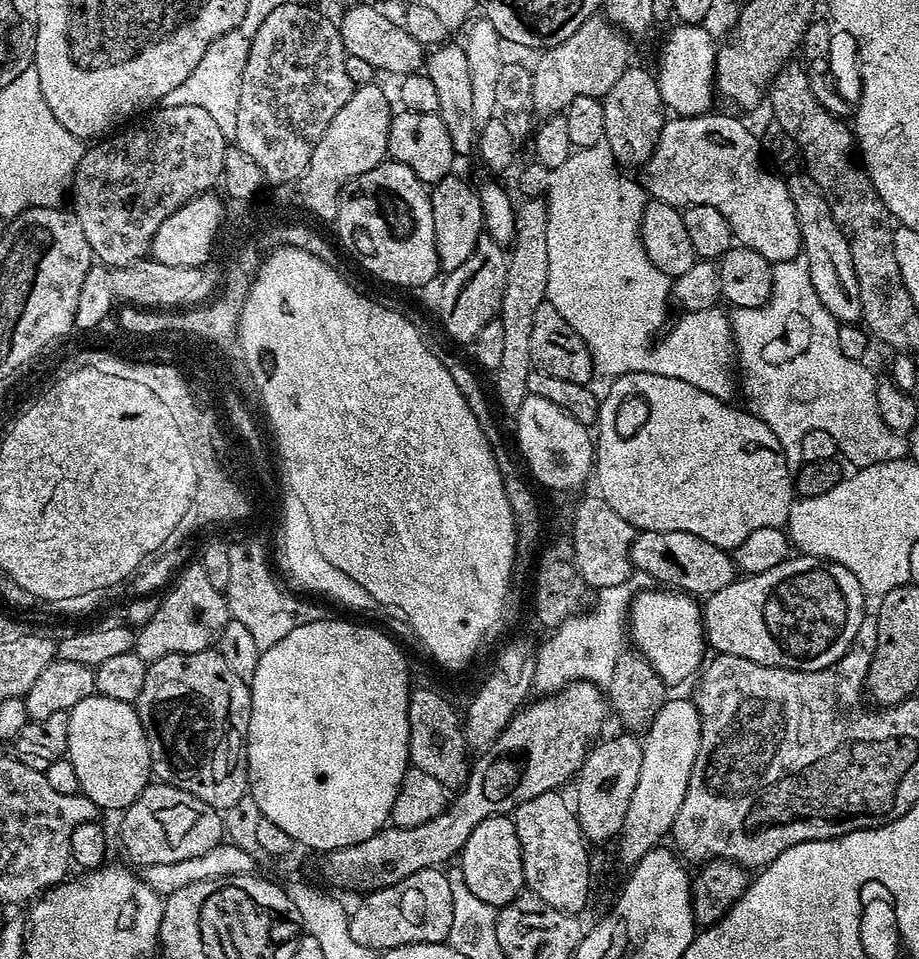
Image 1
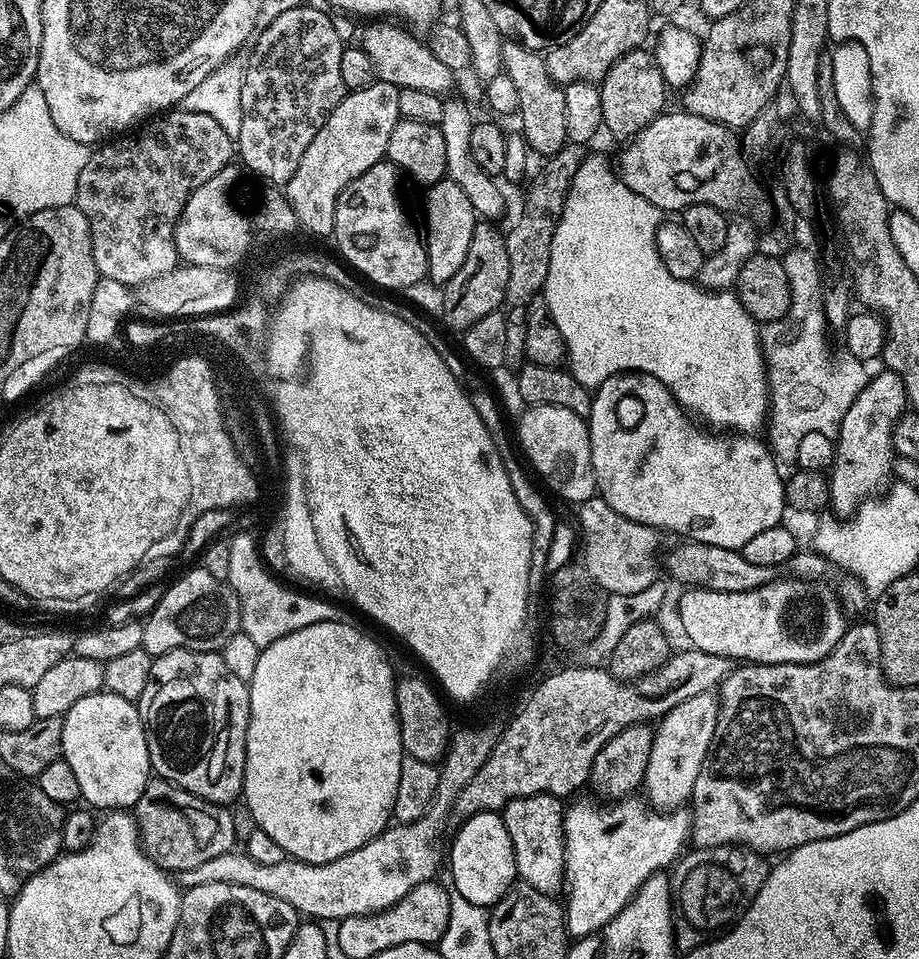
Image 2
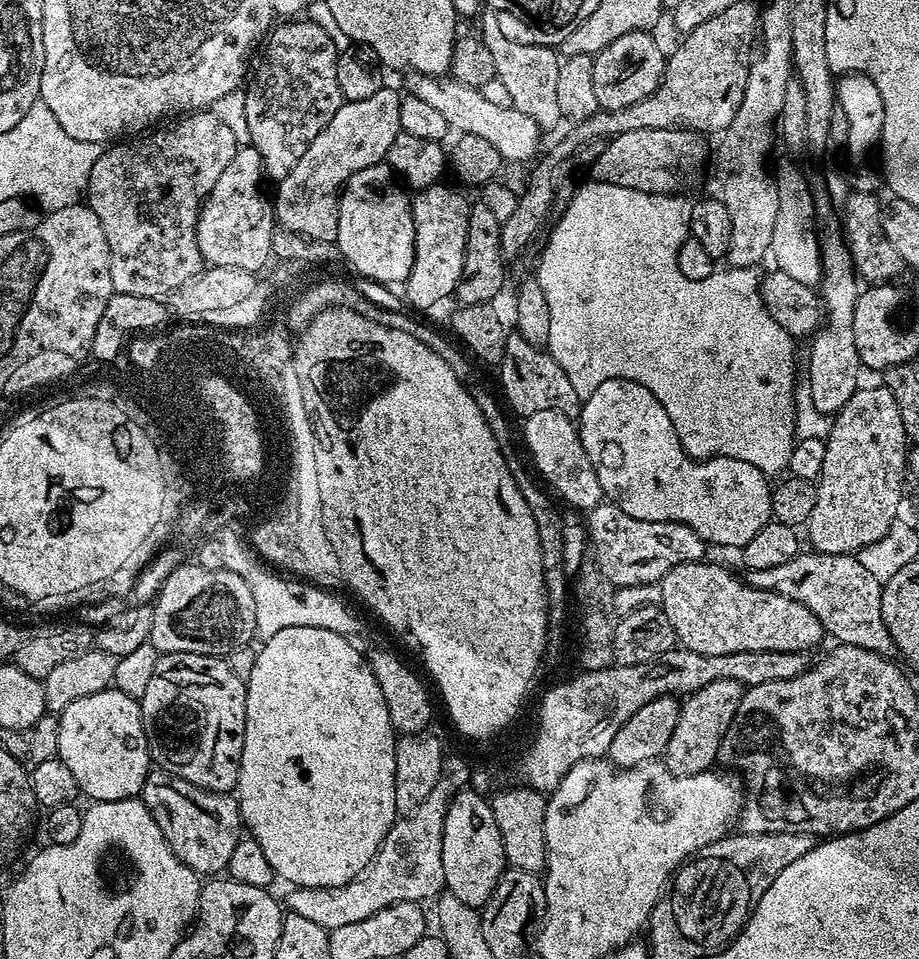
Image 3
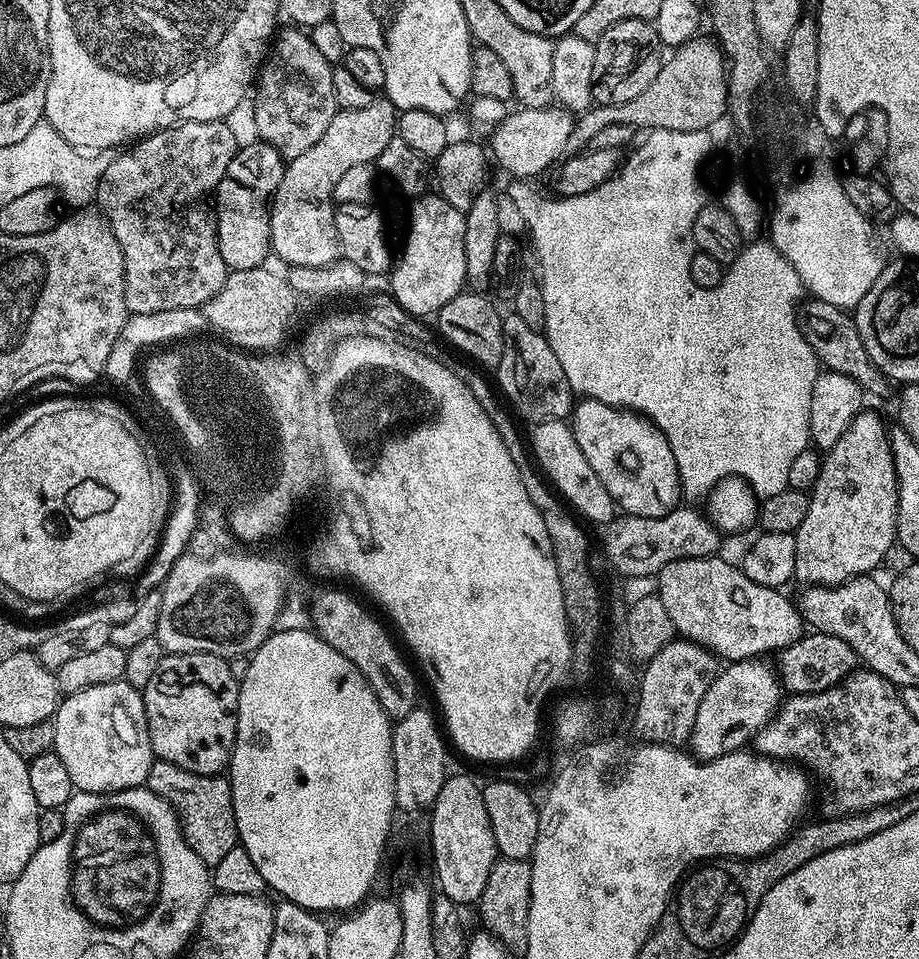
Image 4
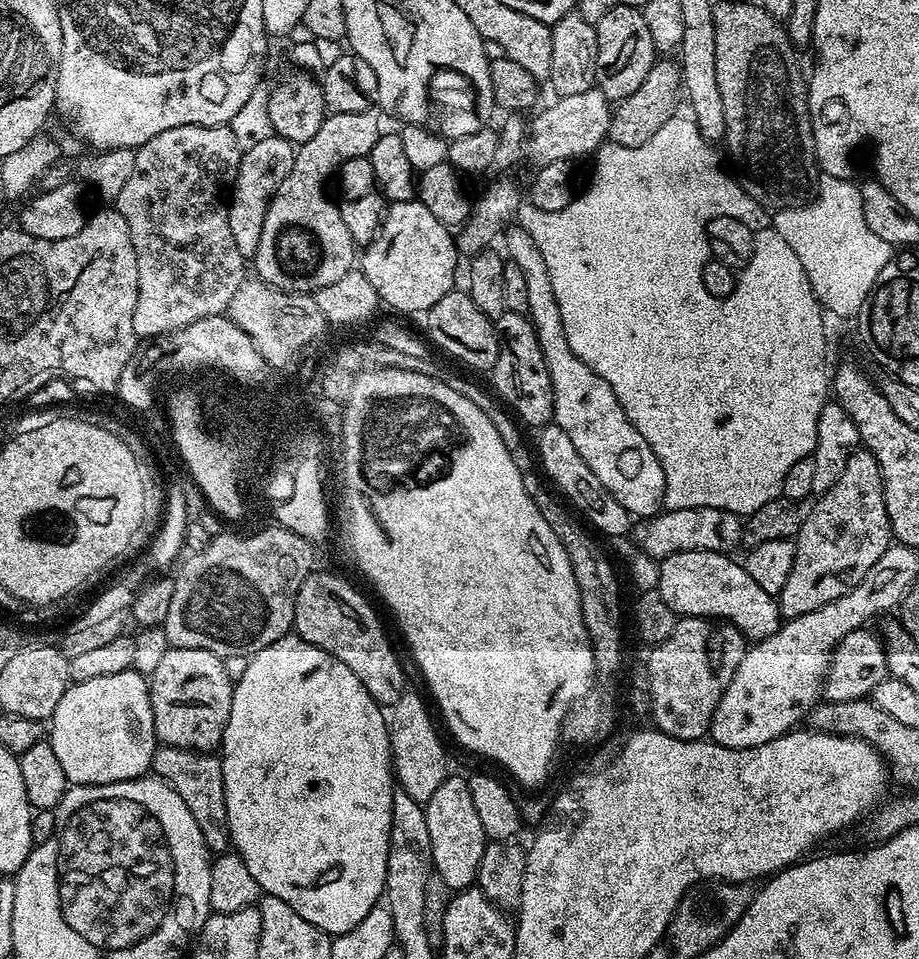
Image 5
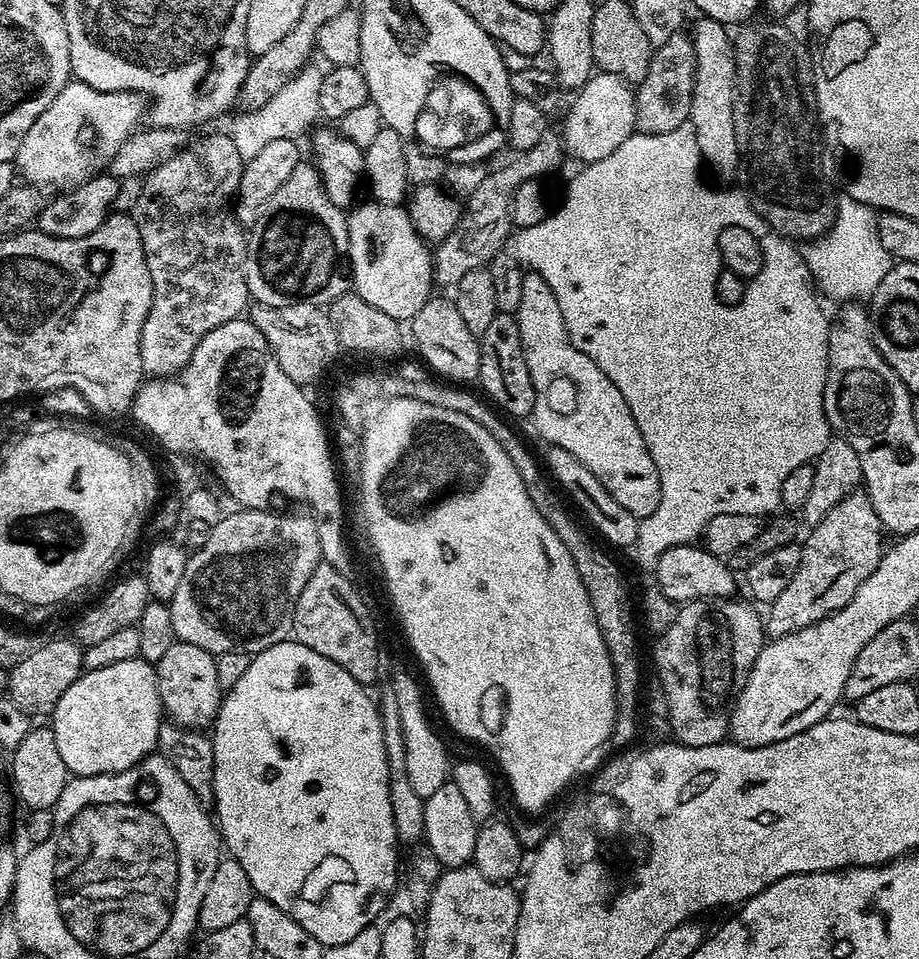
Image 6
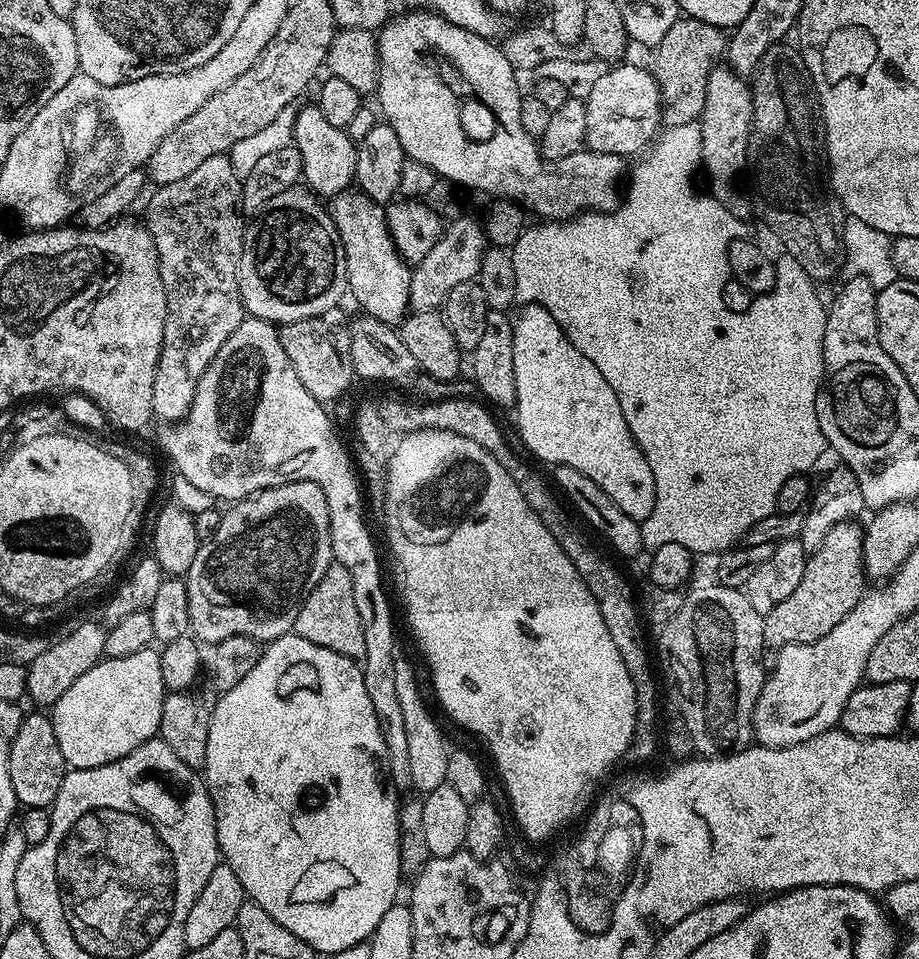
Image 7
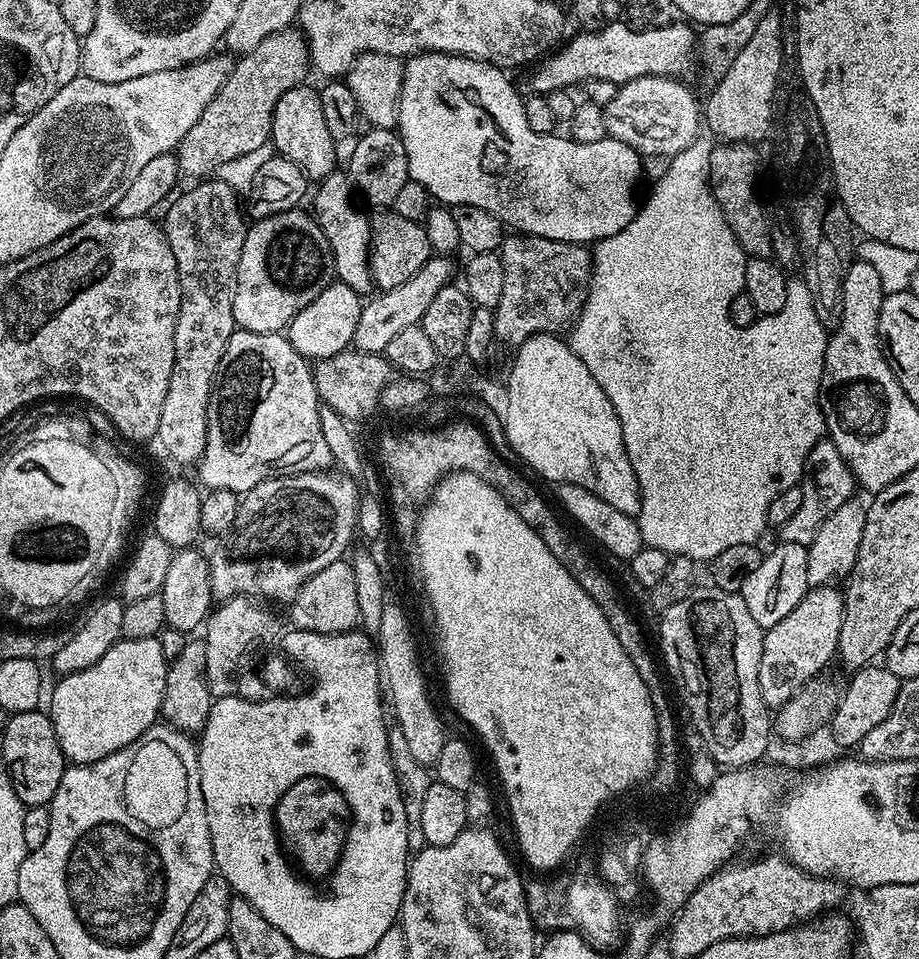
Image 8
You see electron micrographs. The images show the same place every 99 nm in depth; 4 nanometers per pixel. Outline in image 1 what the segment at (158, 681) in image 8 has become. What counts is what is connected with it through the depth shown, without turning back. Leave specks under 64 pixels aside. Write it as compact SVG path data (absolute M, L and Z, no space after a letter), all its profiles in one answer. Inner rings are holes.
M97 694L82 698L68 713L68 721L70 738L66 758L74 766L74 774L78 774L80 792L100 810L129 808L150 783L152 772L148 739L135 707Z

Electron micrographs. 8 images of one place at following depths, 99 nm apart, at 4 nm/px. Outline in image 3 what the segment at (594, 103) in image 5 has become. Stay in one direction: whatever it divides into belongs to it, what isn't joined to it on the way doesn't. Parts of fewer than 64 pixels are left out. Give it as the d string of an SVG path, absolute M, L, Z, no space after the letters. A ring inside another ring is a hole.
M412 74L407 78L409 79L407 91L411 95L423 98L429 106L435 106L445 116L453 133L478 134L478 138L486 138L486 142L490 142L490 146L498 150L501 161L528 159L531 161L541 151L542 130L532 118L526 118L522 110L512 106L498 106L495 102L482 98L480 89L471 88L444 76Z

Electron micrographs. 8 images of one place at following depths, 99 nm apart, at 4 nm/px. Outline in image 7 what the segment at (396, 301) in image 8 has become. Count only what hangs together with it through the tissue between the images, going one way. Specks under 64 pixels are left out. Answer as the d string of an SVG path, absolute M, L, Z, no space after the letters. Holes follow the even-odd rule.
M460 214L453 217L444 229L434 250L411 269L408 306L412 312L434 312L443 309L446 298L454 286L467 280L475 281L480 275L480 263L486 251L487 240L483 223L476 217Z

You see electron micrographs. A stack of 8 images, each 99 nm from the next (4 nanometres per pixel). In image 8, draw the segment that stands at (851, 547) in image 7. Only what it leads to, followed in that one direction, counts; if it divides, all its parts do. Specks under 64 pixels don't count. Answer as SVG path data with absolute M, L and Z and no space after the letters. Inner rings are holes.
M812 586L802 598L802 602L798 602L798 606L794 606L794 610L790 610L790 614L782 618L782 622L765 631L762 642L762 662L758 666L758 686L769 709L779 710L783 704L787 704L795 696L797 688L807 684L809 680L817 679L823 673L820 671L824 666L834 660L840 646L843 621L843 591L839 587L836 589L836 586Z

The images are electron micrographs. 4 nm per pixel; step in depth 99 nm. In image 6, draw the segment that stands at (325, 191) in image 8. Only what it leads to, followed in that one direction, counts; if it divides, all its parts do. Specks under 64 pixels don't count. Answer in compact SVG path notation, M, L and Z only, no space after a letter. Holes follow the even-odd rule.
M365 200L365 204L357 203L347 213L351 287L375 310L411 320L434 292L433 249L418 234L407 207Z

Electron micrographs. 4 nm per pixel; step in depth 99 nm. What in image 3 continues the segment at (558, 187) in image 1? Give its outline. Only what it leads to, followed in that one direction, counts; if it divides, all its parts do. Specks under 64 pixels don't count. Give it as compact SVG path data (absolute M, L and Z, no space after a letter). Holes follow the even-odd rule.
M589 179L587 183L571 193L571 199L564 208L565 212L561 214L560 221L553 226L544 246L544 253L540 256L535 280L542 294L546 294L546 306L550 306L550 338L546 345L547 351L570 378L575 393L586 398L594 394L594 390L607 380L633 380L646 390L650 390L650 394L654 394L658 402L662 402L678 434L678 442L684 447L685 454L693 460L699 462L710 460L714 456L725 456L750 462L750 466L758 466L758 470L762 470L769 478L775 477L775 472L783 473L787 469L792 447L798 439L795 401L797 341L786 330L782 330L782 326L778 326L774 318L770 318L770 310L766 310L760 293L761 273L755 267L728 266L724 268L725 272L717 271L705 280L686 278L686 274L678 270L678 250L682 250L690 236L682 236L682 232L662 232L666 230L660 228L664 224L664 220L660 220L660 216L664 216L664 196L630 190L626 186L614 186L594 179Z

